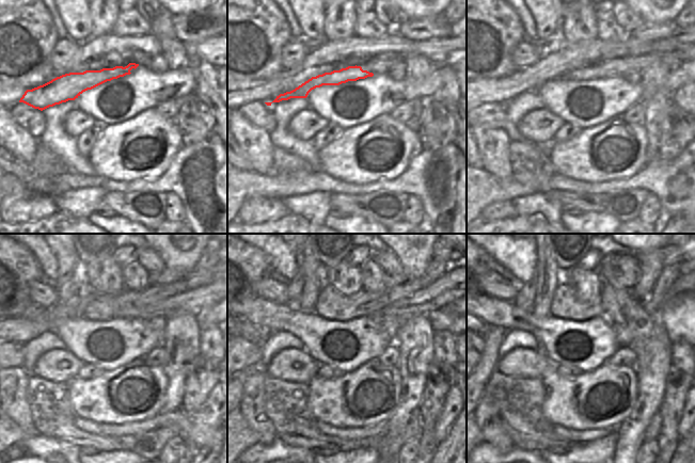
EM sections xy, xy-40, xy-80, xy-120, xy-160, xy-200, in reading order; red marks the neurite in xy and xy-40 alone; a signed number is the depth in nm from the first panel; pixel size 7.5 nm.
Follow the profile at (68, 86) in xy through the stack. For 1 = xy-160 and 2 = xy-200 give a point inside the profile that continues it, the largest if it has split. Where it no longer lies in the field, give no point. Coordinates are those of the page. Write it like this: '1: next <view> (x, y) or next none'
1: next xy-160 (443, 291)
2: next xy-200 (683, 286)

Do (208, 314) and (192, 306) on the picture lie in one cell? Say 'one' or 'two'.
two

